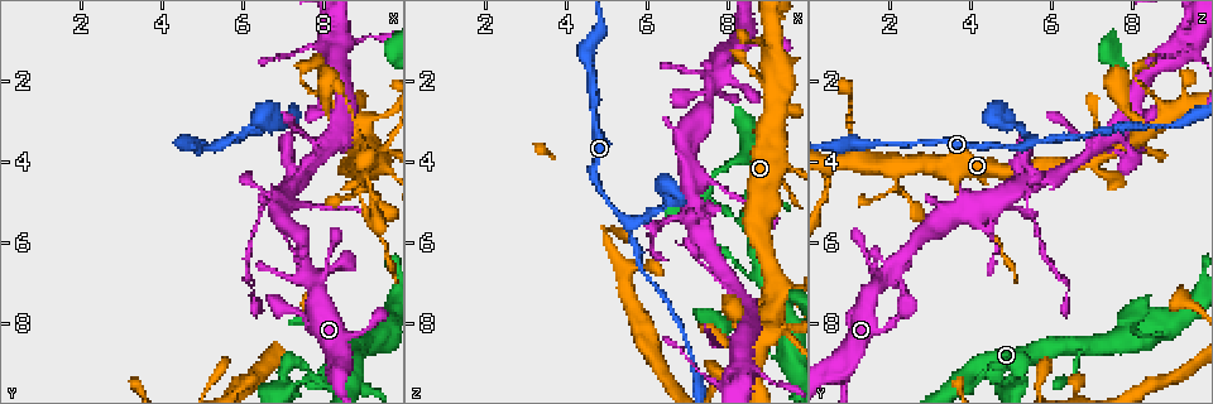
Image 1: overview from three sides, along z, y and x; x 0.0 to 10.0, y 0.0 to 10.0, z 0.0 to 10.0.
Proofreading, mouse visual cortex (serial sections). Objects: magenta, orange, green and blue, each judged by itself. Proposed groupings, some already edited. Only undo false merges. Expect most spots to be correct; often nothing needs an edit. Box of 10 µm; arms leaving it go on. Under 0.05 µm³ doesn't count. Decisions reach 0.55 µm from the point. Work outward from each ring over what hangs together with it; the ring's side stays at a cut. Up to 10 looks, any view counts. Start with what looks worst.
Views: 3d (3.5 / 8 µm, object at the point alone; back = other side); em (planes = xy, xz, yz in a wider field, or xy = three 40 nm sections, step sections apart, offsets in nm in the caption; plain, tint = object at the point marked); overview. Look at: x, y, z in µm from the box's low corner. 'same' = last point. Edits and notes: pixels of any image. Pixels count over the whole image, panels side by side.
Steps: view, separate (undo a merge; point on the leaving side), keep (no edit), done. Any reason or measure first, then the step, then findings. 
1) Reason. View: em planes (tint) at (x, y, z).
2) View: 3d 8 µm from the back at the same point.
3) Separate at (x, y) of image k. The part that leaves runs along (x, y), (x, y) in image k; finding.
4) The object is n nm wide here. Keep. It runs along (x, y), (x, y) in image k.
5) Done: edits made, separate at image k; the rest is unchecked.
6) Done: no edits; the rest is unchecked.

View: 3d 8 µm at (6.65, 3.10, 4.85).

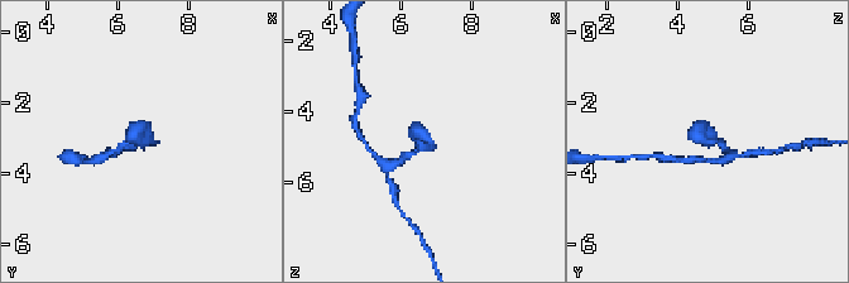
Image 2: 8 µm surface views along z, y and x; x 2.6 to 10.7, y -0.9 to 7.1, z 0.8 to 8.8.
Closer look. View: 3d 3.5 µm at the same point.

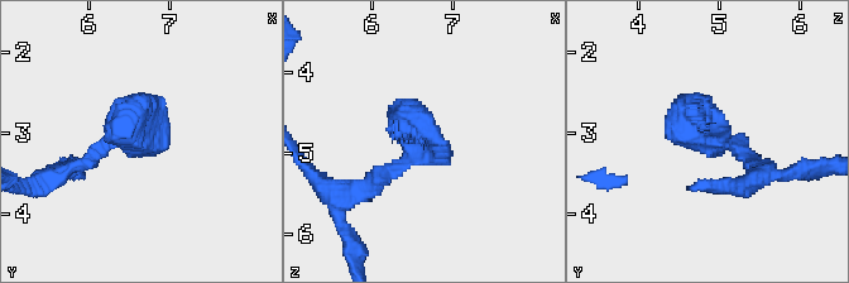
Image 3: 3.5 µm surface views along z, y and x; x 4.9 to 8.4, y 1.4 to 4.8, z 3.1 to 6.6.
View: em xy step 3 (tint) at (6.60, 3.15, 4.95).

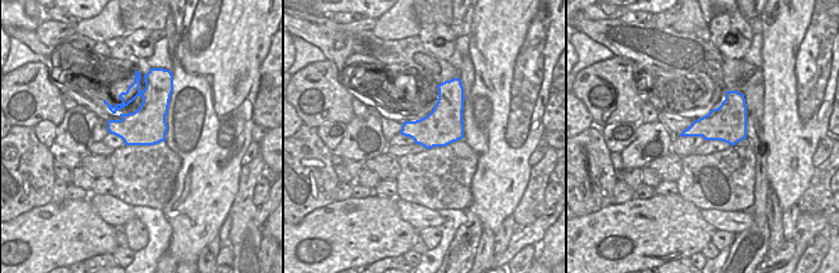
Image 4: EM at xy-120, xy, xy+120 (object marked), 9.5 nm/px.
Keep. It runs along (71, 168), (106, 144), (137, 144), (129, 110) in image 3; continuous, no second cell.

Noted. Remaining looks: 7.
Calibre changes. View: 3d 3.5 µm at (9.30, 8.20, 8.90).

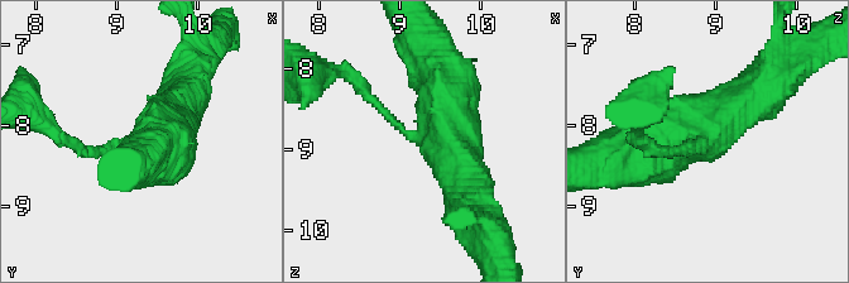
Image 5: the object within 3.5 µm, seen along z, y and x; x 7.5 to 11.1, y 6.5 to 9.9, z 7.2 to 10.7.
View: em xy step 2 (tint) at (9.25, 8.20, 8.85).

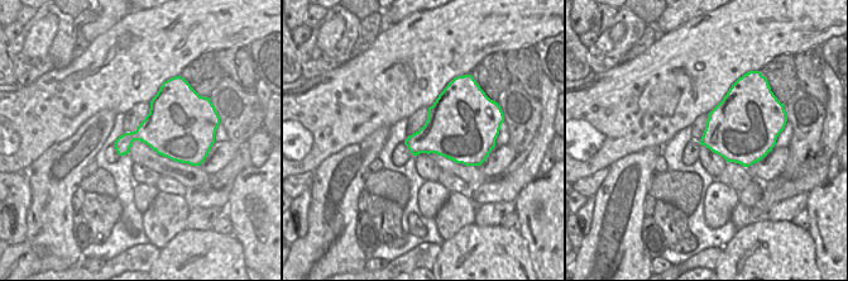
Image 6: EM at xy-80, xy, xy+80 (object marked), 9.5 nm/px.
Keep. It runs along (627, 148), (714, 128), (758, 90) in image 5; continuous, no second cell.

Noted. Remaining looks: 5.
Four or more arms meet. View: 3d 3.5 µm at (9.10, 4.00, 7.15).

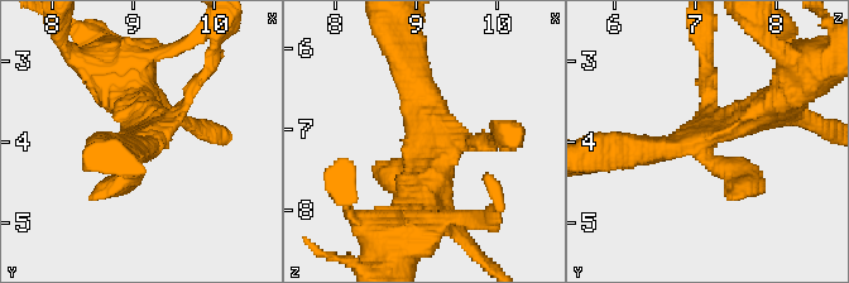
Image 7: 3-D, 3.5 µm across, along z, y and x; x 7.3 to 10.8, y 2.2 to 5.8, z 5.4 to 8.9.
4 arms meet here; the arms are 150, 250, 400, 400 nm wide. View: em xy step 2 (tint) at (9.15, 3.95, 7.10).

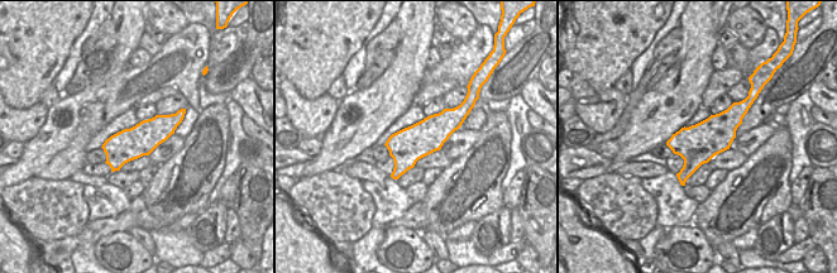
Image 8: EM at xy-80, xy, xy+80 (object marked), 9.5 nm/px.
Keep. It runs along (628, 153), (680, 145), (768, 106) in image 7; all the same cell.

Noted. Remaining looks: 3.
View: 3d 3.5 µm from the back at (7.65, 2.25, 8.45).

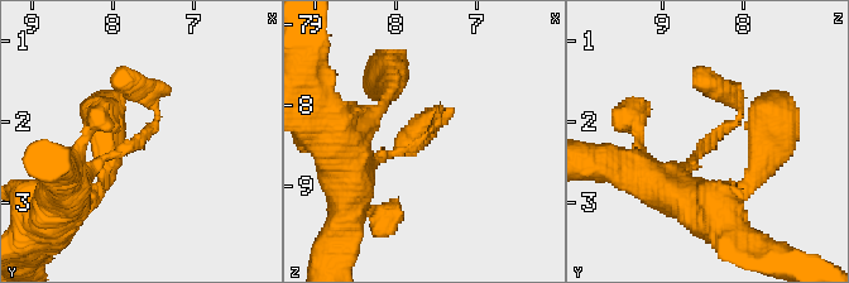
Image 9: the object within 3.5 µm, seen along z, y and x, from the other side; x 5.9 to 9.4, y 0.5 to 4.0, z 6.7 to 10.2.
View: em xy step 2 (tint) at (7.65, 2.25, 8.40).

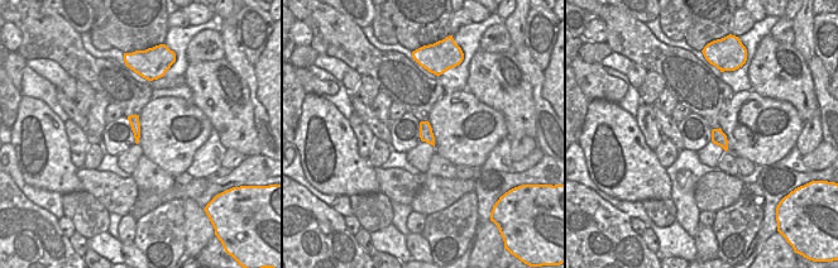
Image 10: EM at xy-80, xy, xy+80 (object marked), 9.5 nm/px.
The arms are 150, 200 nm wide. Keep. One cell here.

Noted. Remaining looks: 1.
Done: no edits; the rest is unchecked.

